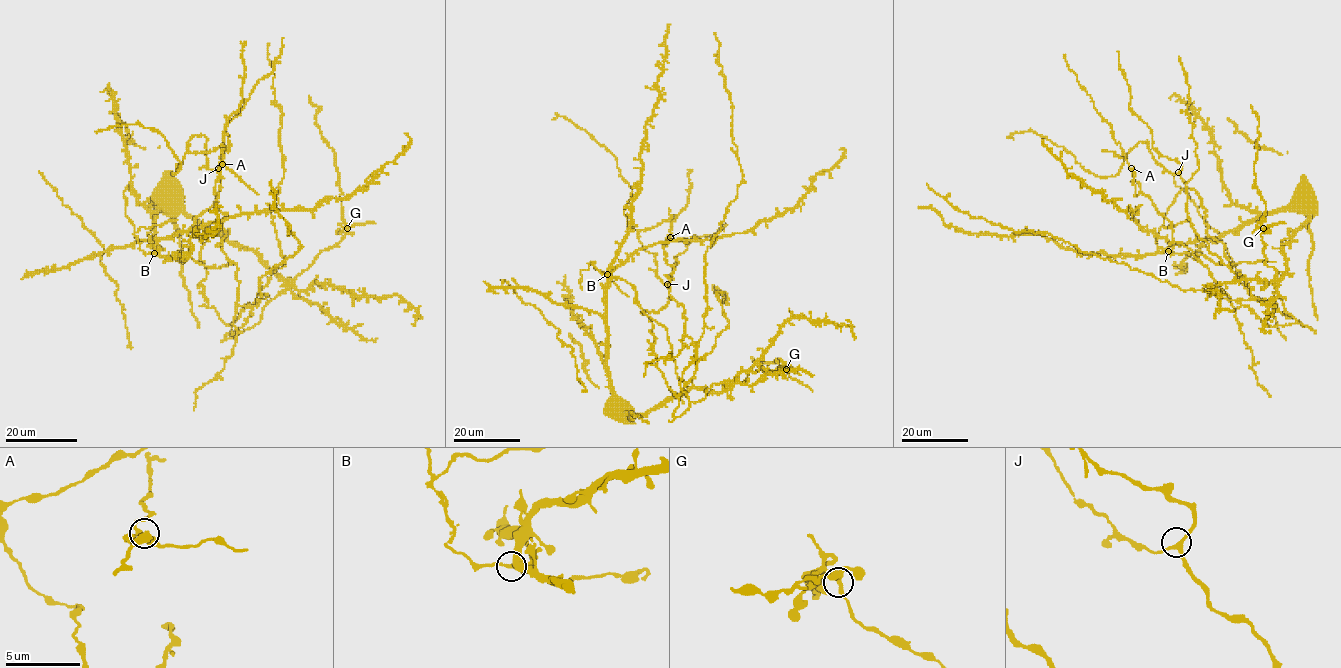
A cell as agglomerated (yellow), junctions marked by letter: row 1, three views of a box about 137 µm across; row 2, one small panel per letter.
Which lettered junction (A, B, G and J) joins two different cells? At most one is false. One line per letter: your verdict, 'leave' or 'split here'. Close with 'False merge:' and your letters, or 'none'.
A: leave
B: split here
G: leave
J: leave
False merge: B

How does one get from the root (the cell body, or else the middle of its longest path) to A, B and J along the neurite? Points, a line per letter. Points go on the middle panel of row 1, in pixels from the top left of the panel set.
A: (617, 402), (647, 414), (732, 382), (673, 416), (697, 357), (669, 293), (670, 237)
B: (617, 402), (611, 391), (607, 366), (606, 274)
J: (617, 402), (647, 414), (732, 382), (673, 416), (678, 399), (641, 313), (667, 303), (667, 284)

